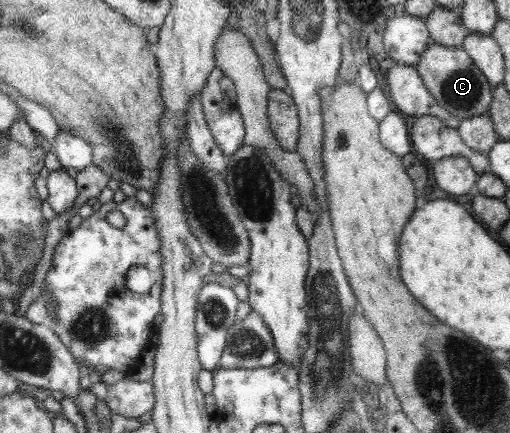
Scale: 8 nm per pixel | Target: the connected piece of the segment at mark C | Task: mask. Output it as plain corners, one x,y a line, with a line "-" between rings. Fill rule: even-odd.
431,43
420,57
419,64
414,67
423,77
436,102
443,106
444,110
450,111
452,116
462,121
490,113
494,88
463,47

